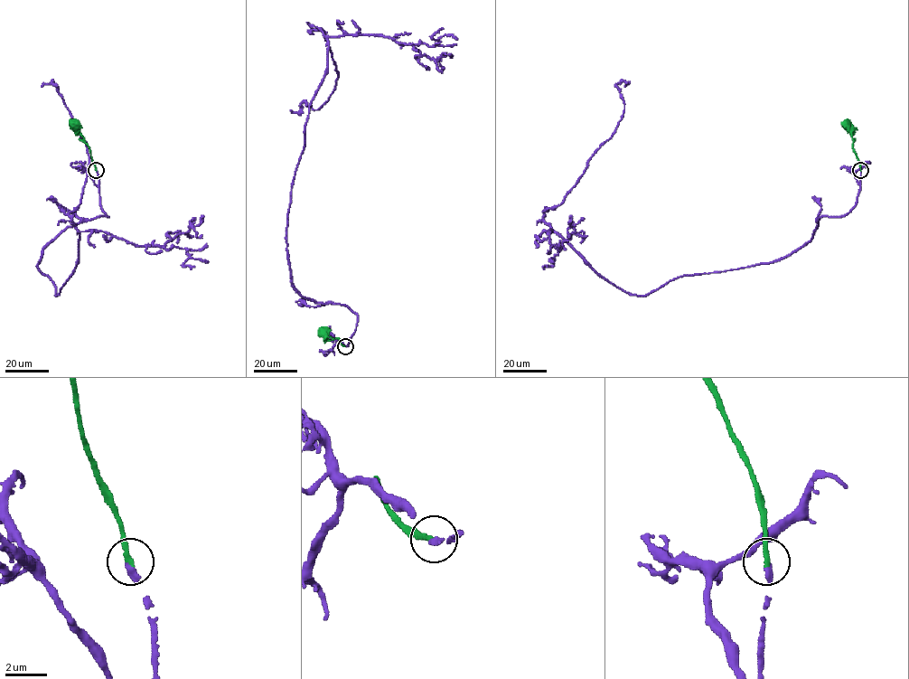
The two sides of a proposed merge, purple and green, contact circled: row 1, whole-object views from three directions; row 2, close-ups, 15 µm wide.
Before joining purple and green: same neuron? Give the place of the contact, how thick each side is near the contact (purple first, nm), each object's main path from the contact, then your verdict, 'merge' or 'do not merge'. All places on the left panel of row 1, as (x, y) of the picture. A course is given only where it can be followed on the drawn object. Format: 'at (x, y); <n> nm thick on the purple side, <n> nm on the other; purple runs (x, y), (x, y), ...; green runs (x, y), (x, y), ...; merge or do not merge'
at (96, 170); 280 nm thick on the purple side, 260 nm on the other; purple runs (97, 171), (108, 217), (67, 226), (37, 263), (56, 296), (89, 155), (41, 86); green runs (97, 171), (84, 138), (72, 126); merge

